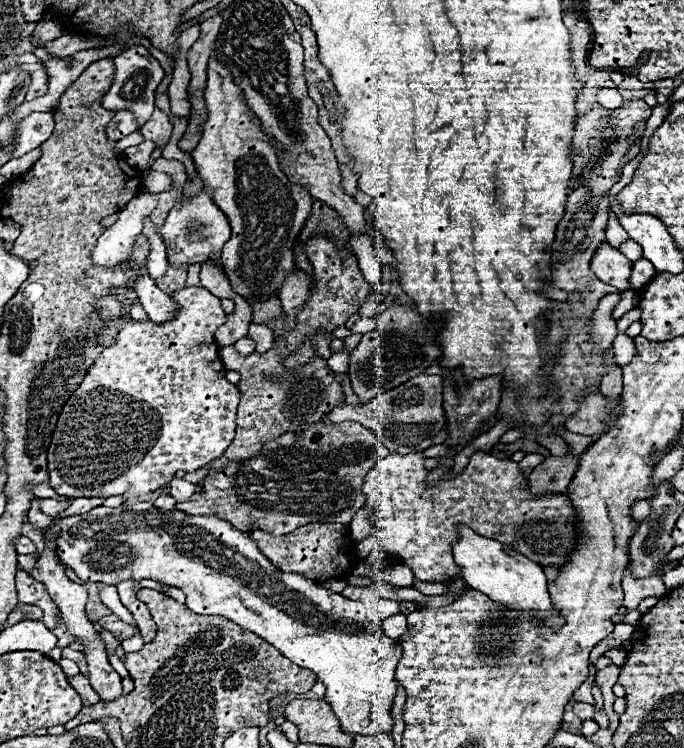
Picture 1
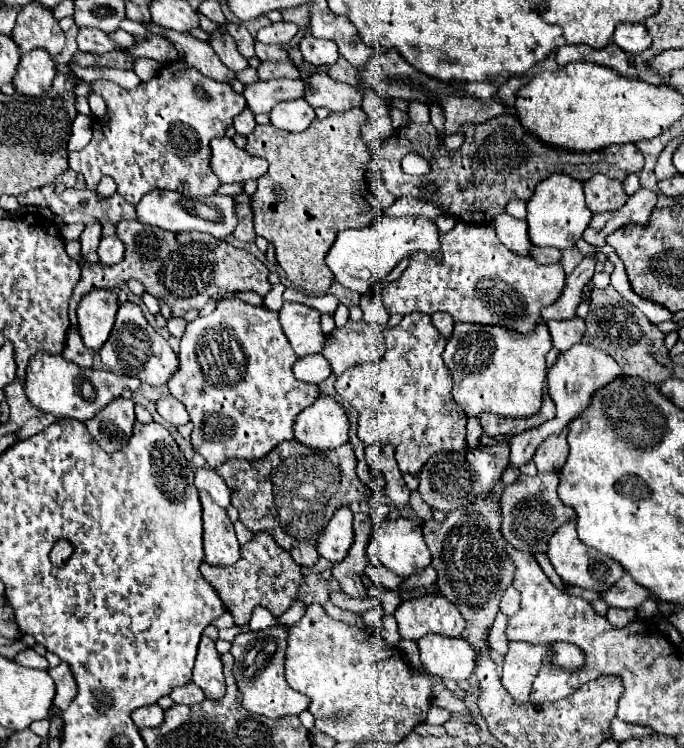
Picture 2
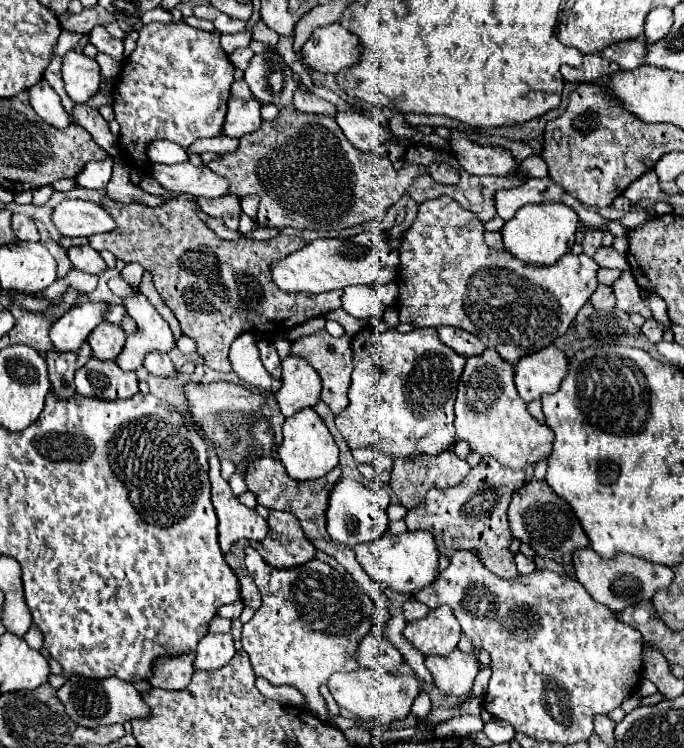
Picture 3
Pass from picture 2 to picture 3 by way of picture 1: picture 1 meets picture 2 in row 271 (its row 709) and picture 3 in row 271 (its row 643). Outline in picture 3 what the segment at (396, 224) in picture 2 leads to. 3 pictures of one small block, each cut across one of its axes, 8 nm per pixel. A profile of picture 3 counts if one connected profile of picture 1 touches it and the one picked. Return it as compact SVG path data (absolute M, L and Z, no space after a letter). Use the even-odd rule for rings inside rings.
M360 232L348 240L322 238L306 244L300 252L294 252L282 260L270 264L272 282L290 294L322 294L328 290L340 290L350 284L374 284L392 282L398 276L398 254L390 250L388 242L374 232Z

